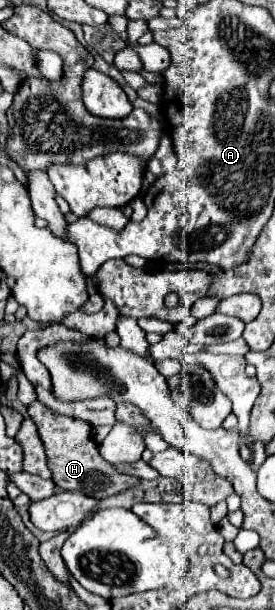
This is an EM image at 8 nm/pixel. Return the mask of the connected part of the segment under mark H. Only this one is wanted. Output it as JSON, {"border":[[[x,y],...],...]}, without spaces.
{"border":[[[35,401],[29,407],[29,417],[33,419],[33,423],[39,429],[41,441],[43,441],[47,457],[49,457],[49,469],[53,473],[53,481],[57,483],[57,487],[61,491],[79,491],[87,497],[103,499],[109,495],[117,495],[117,493],[133,487],[139,481],[135,477],[117,473],[113,469],[113,465],[107,463],[99,455],[99,449],[91,439],[91,425],[81,423],[79,419],[55,415],[55,413],[47,411],[47,407],[43,407],[43,403],[39,403],[39,401]]]}

